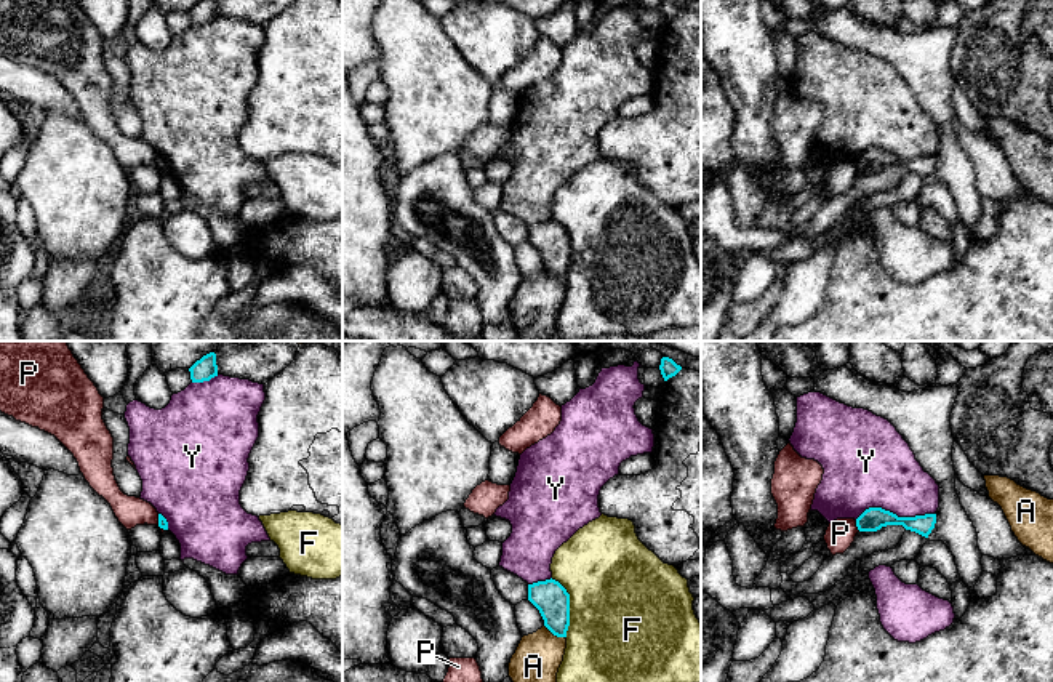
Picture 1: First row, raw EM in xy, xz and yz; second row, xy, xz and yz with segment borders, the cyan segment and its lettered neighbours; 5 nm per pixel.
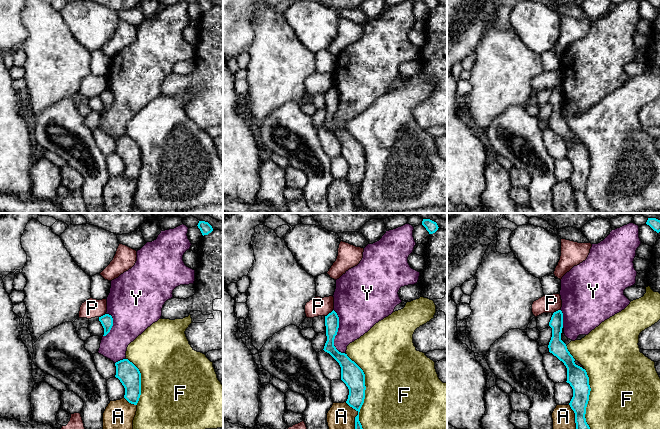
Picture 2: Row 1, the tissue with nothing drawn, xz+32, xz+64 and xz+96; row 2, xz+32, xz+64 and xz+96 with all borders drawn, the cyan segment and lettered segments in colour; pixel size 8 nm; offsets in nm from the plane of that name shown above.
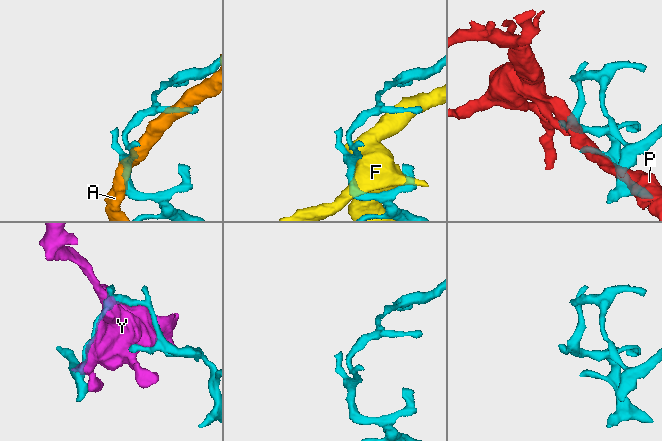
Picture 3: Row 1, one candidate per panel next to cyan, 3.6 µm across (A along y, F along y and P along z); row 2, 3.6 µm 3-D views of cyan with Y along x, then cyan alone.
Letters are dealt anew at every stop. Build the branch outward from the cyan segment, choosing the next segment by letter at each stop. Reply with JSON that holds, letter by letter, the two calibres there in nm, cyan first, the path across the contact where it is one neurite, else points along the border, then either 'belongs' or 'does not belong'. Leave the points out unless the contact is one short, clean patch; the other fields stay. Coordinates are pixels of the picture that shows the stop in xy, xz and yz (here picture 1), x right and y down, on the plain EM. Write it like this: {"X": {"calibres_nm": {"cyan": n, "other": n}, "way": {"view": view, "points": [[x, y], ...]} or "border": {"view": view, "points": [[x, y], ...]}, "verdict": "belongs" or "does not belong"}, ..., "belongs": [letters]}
{"A": {"calibres_nm": {"cyan": 170, "other": 240}, "verdict": "does not belong"}, "F": {"calibres_nm": {"cyan": 170, "other": 500}, "verdict": "does not belong"}, "P": {"calibres_nm": {"cyan": 120, "other": 150}, "border": {"view": "yz", "points": [[855, 162], [860, 172]]}, "verdict": "does not belong"}, "Y": {"calibres_nm": {"cyan": 120, "other": 380}, "verdict": "does not belong"}, "belongs": []}

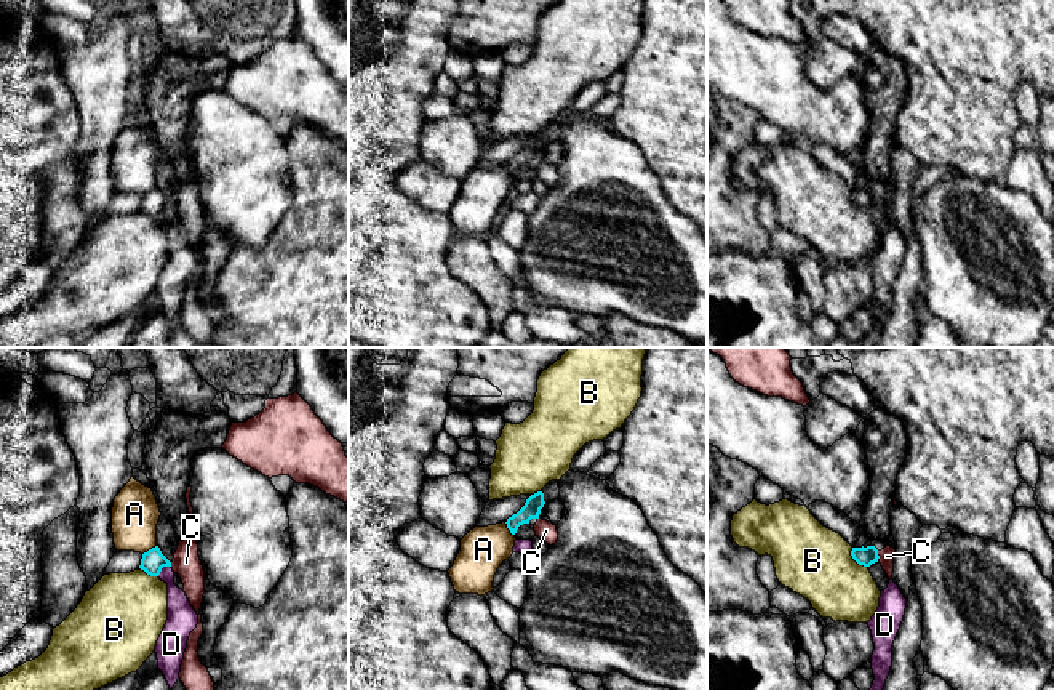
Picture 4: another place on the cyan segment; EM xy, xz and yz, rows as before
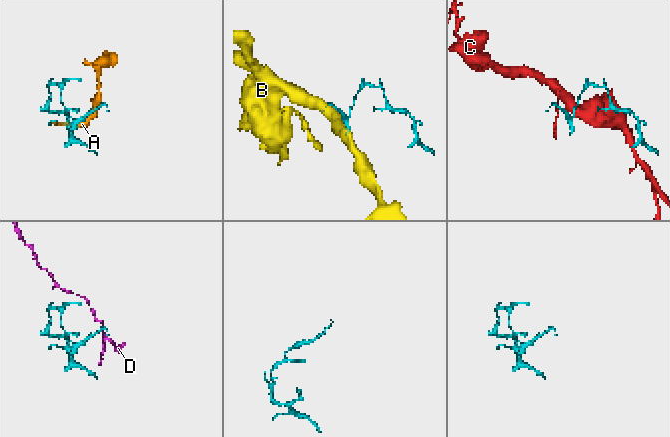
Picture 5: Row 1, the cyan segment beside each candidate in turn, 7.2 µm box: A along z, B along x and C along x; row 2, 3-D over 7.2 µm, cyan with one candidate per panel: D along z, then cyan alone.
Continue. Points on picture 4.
{"A": {"calibres_nm": {"cyan": 90, "other": 220}, "verdict": "does not belong"}, "B": {"calibres_nm": {"cyan": 100, "other": 360}, "verdict": "does not belong"}, "C": {"calibres_nm": {"cyan": 100, "other": 80}, "border": {"view": "yz", "points": [[877, 192], [878, 200]]}, "verdict": "does not belong"}, "D": {"calibres_nm": {"cyan": 120, "other": 130}, "border": {"view": "xy", "points": [[170, 207], [165, 207], [157, 216]]}, "verdict": "does not belong"}, "belongs": []}

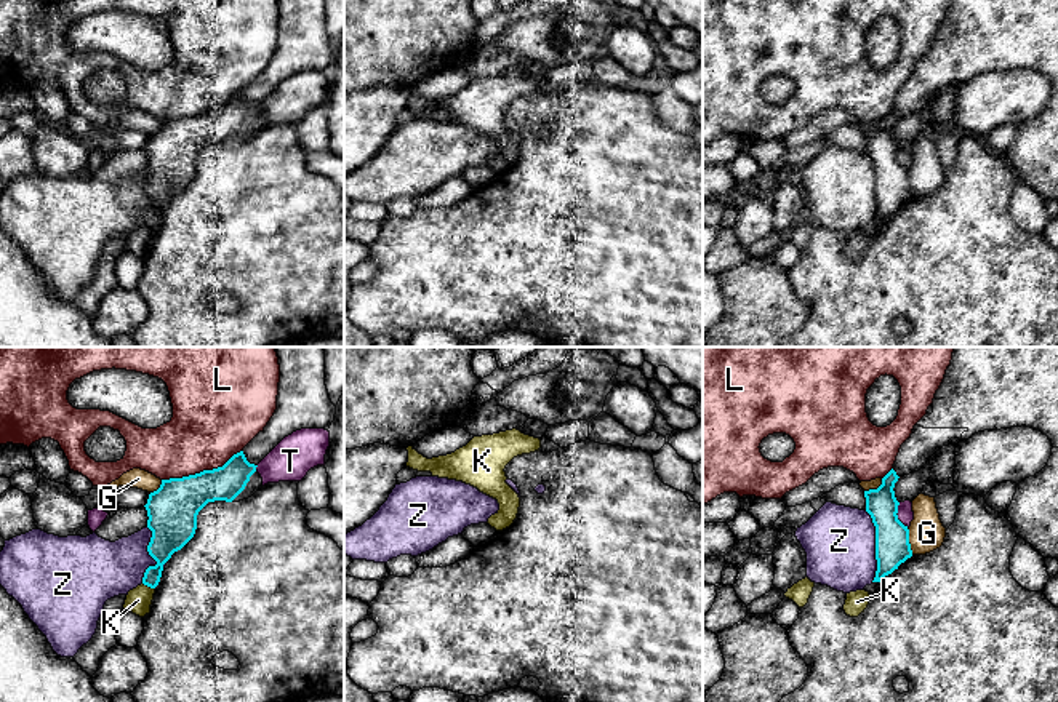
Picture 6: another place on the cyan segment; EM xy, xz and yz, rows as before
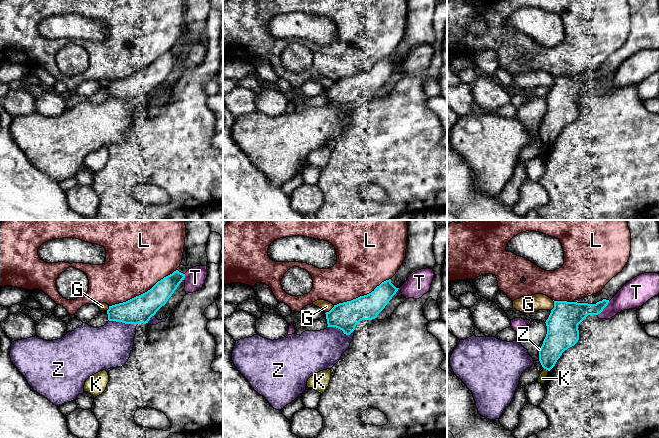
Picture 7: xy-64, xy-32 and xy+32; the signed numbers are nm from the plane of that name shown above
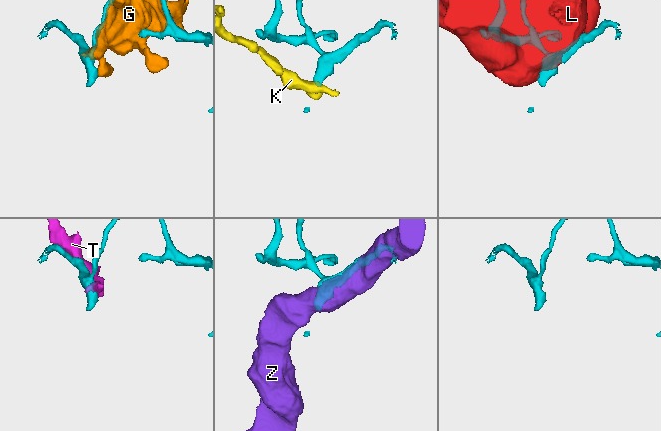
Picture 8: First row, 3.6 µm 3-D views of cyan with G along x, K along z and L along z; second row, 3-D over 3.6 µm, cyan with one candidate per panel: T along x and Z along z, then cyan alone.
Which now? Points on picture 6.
{"G": {"calibres_nm": {"cyan": 180, "other": 180}, "verdict": "does not belong"}, "K": {"calibres_nm": {"cyan": 150, "other": 130}, "border": {"view": "xy", "points": [[143, 224], [154, 231]]}, "verdict": "does not belong"}, "L": {"calibres_nm": {"cyan": 240, "other": 380}, "verdict": "does not belong"}, "T": {"calibres_nm": {"cyan": 180, "other": 80}, "verdict": "does not belong"}, "Z": {"calibres_nm": {"cyan": 180, "other": 360}, "verdict": "does not belong"}, "belongs": []}

